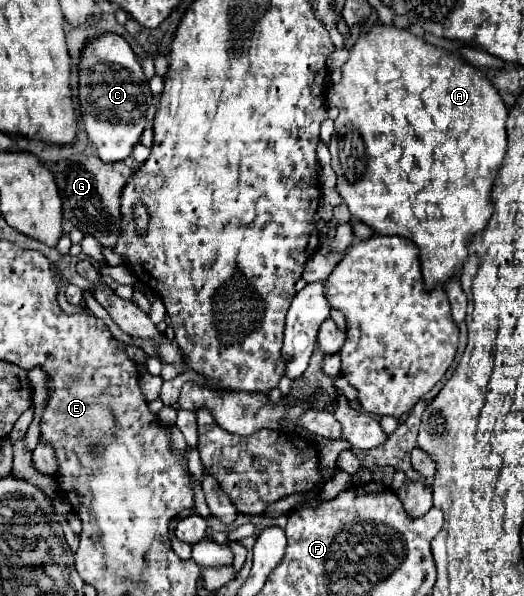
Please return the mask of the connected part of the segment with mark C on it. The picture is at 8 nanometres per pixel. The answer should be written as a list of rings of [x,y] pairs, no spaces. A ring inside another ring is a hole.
[[[117,34],[95,38],[81,54],[79,104],[85,130],[103,162],[121,162],[141,142],[143,130],[155,118],[157,102],[149,90],[139,58]]]

